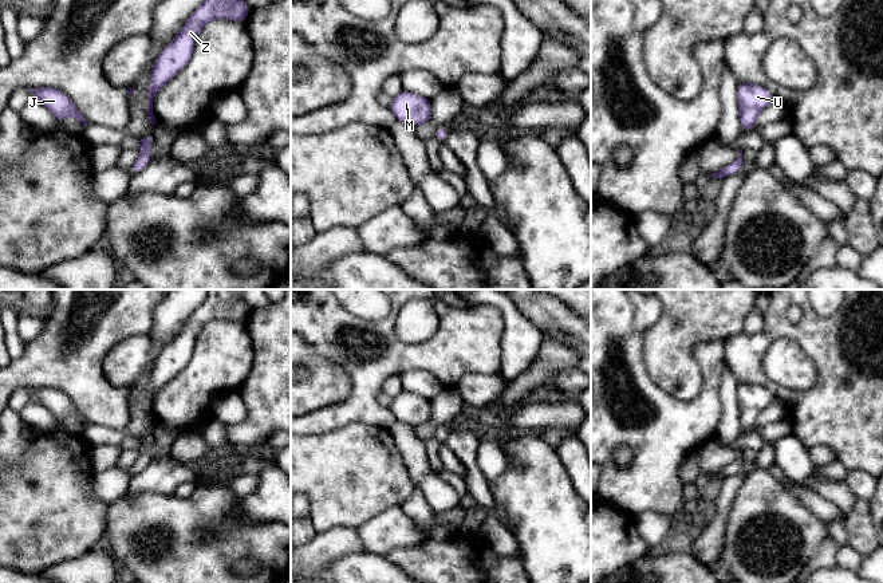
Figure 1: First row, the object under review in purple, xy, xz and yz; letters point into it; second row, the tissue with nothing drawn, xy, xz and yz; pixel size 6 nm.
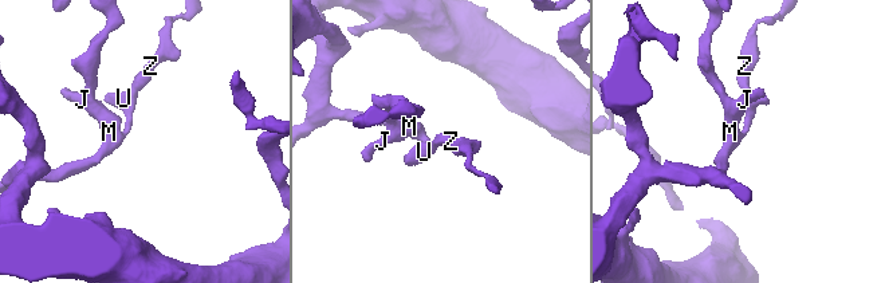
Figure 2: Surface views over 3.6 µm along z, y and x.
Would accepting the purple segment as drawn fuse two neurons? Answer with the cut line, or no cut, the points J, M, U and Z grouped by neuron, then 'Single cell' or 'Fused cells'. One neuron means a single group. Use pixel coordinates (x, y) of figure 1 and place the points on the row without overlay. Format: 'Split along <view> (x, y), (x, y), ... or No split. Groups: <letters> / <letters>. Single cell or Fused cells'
No split. Groups: J M U Z. Single cell

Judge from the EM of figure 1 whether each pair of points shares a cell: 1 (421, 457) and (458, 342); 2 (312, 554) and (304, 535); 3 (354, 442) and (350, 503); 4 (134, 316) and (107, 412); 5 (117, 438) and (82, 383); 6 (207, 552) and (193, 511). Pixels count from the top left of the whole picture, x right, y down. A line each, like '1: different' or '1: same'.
1: different
2: different
3: same
4: same
5: different
6: same

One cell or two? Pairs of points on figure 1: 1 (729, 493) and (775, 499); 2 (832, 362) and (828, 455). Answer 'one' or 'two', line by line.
1: two
2: two

